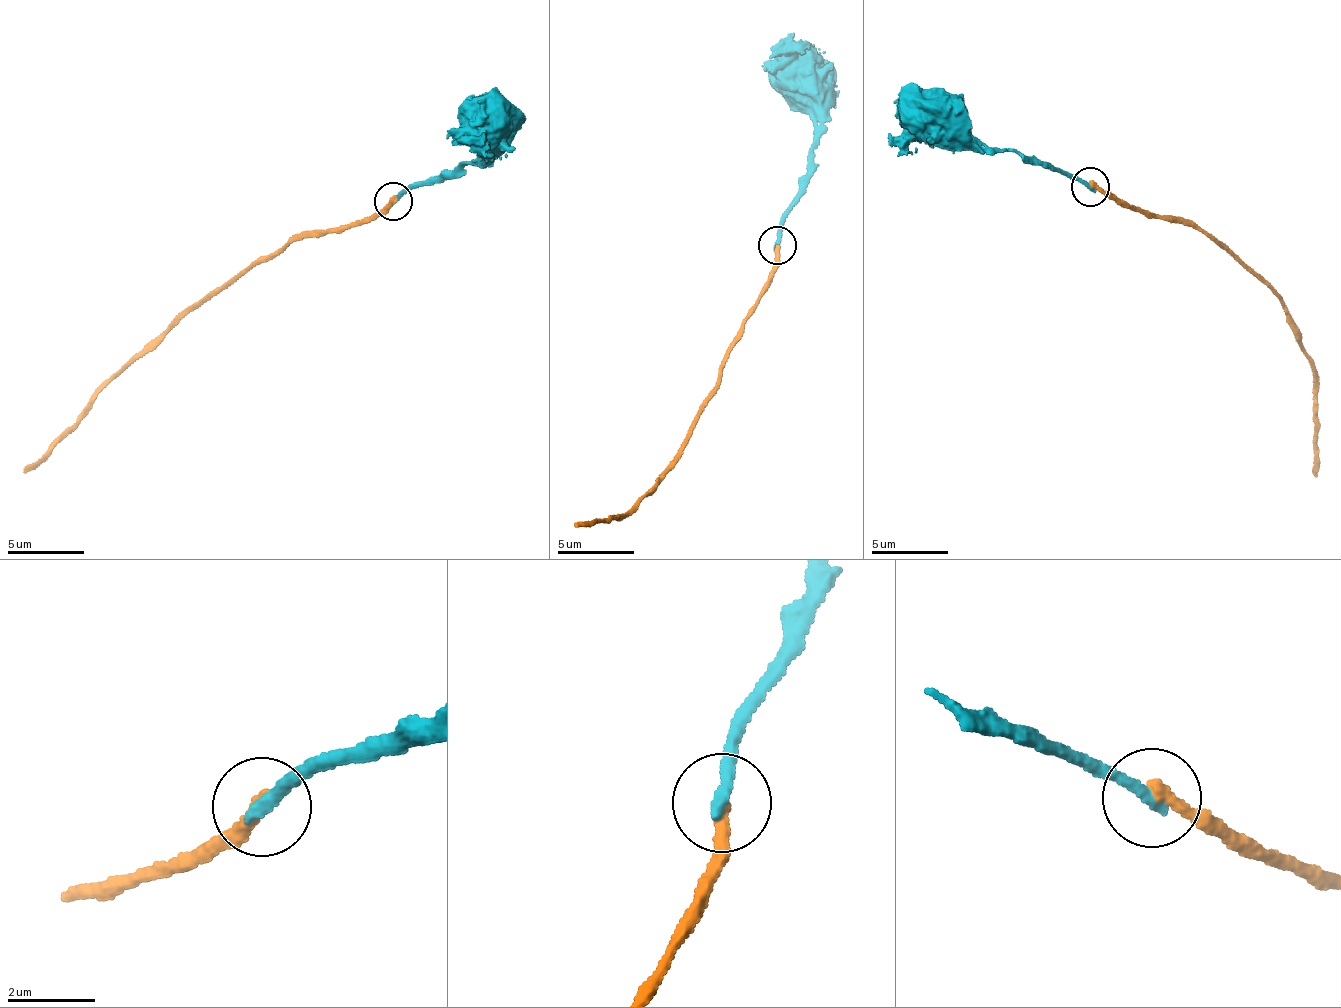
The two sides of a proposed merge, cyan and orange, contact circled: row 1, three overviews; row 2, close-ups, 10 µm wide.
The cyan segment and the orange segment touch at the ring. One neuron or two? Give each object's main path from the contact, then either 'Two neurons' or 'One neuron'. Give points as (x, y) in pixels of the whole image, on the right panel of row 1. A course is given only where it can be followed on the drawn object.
Course of cyan: (1092, 187), (1016, 152), (952, 138), (935, 117). Course of orange: (1092, 187), (1131, 206), (1184, 218), (1267, 279), (1313, 371), (1317, 478). Two neurons

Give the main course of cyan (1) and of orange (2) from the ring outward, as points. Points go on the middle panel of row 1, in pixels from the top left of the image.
1: (778, 246), (788, 203), (810, 160), (809, 77)
2: (778, 246), (768, 289), (729, 355), (682, 453), (629, 512), (577, 527)

